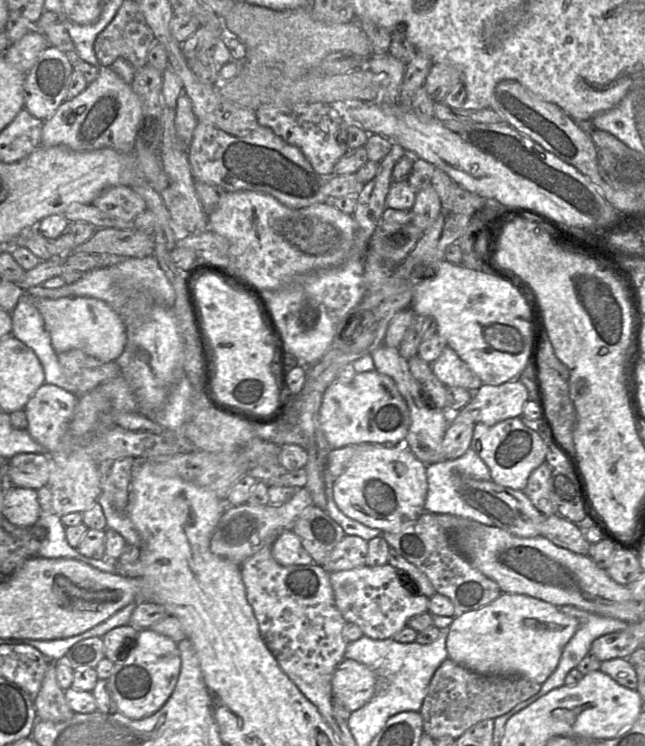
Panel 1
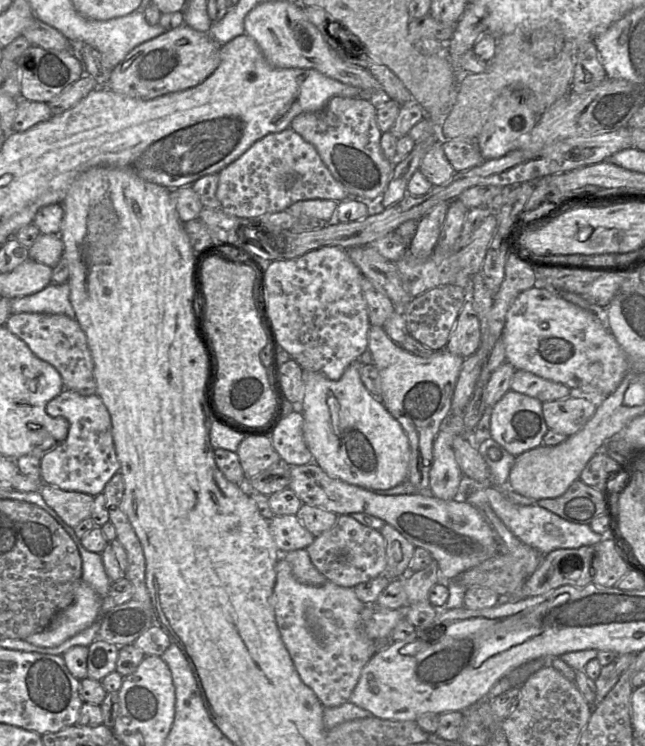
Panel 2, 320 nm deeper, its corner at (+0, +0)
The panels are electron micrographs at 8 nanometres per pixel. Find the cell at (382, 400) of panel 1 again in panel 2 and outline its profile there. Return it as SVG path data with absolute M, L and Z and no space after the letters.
M370 325L368 349L381 381L379 399L400 423L409 439L410 467L408 481L420 493L429 492L432 451L439 429L451 413L451 403L464 358L445 348L429 357L419 357L404 350L389 338L382 326Z

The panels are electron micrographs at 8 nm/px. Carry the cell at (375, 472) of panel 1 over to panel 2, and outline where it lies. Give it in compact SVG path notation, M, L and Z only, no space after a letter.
M357 359L347 367L339 380L330 380L321 372L303 370L304 394L301 402L304 441L313 455L313 462L331 477L370 491L387 490L408 479L409 439L381 400L364 386L360 378L362 366Z

